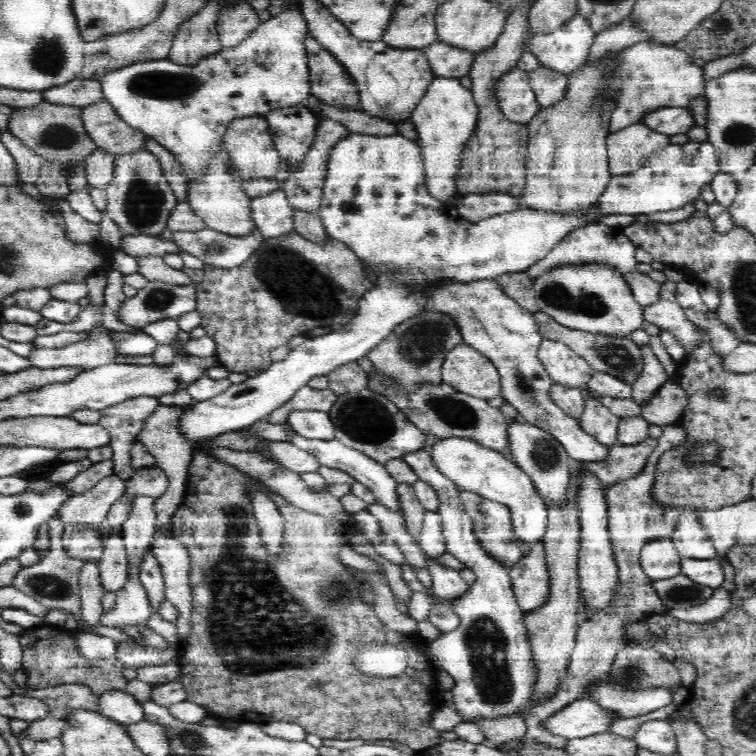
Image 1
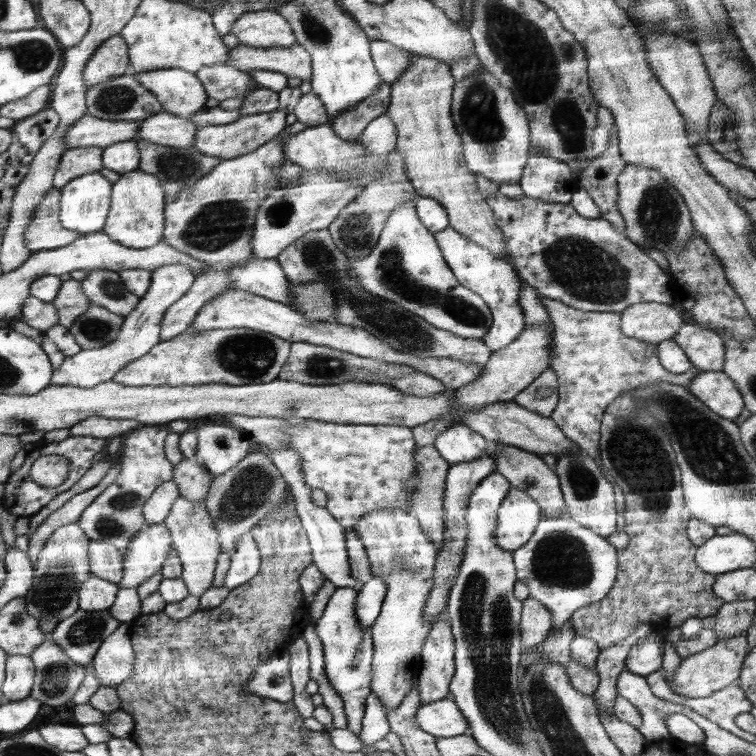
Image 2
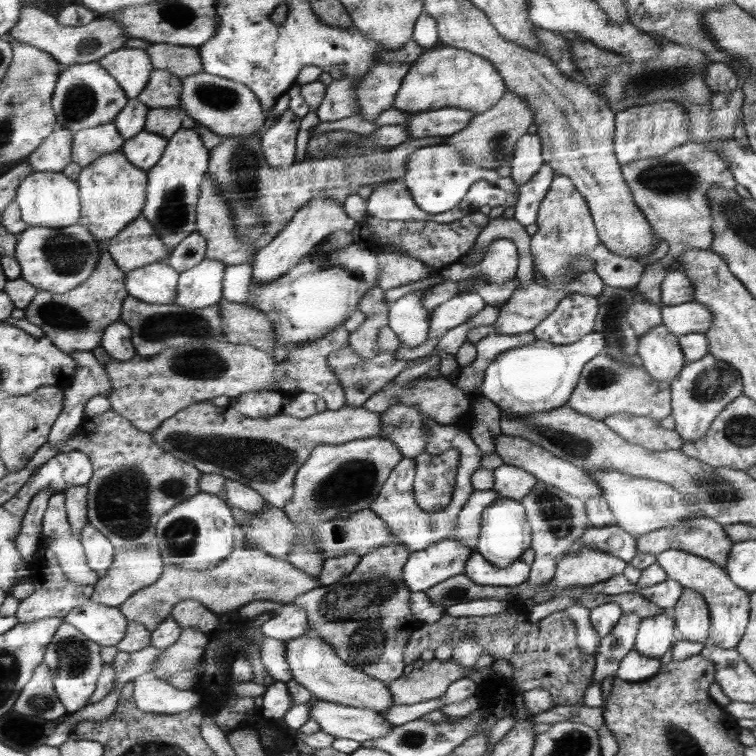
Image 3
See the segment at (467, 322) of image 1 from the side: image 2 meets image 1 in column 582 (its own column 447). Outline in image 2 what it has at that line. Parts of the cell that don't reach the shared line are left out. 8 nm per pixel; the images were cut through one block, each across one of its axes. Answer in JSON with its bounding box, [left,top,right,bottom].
[433,423,489,465]

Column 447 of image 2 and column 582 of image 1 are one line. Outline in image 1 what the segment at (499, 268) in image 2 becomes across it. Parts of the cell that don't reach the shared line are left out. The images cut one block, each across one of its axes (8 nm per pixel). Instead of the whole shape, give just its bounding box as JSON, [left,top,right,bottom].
[526,222,634,281]

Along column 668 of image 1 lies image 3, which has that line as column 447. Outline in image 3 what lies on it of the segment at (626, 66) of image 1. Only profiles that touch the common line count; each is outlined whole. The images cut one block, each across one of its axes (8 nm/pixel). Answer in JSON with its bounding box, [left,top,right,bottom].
[394,45,507,116]

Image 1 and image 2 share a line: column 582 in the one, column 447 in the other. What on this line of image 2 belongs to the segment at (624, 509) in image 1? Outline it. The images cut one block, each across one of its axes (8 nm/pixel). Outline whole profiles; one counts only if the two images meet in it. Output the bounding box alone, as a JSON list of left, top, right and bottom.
[418,621,456,710]

